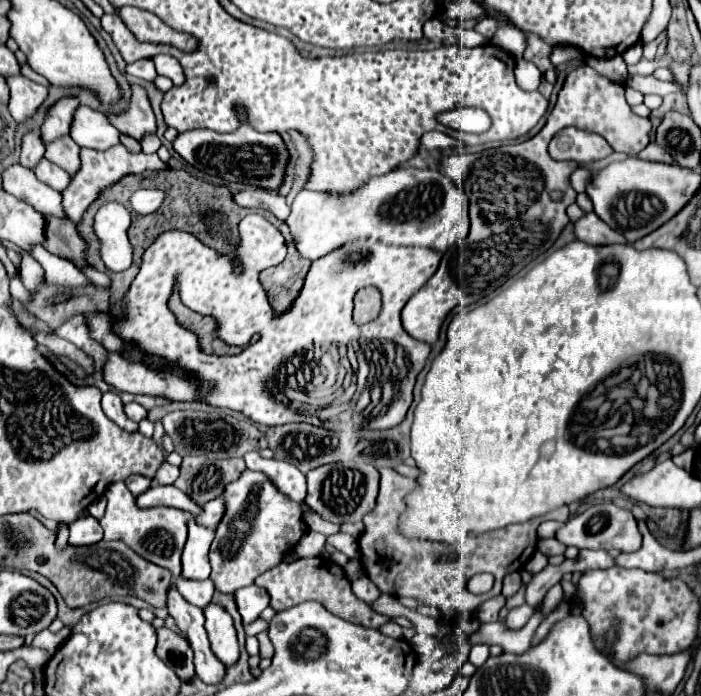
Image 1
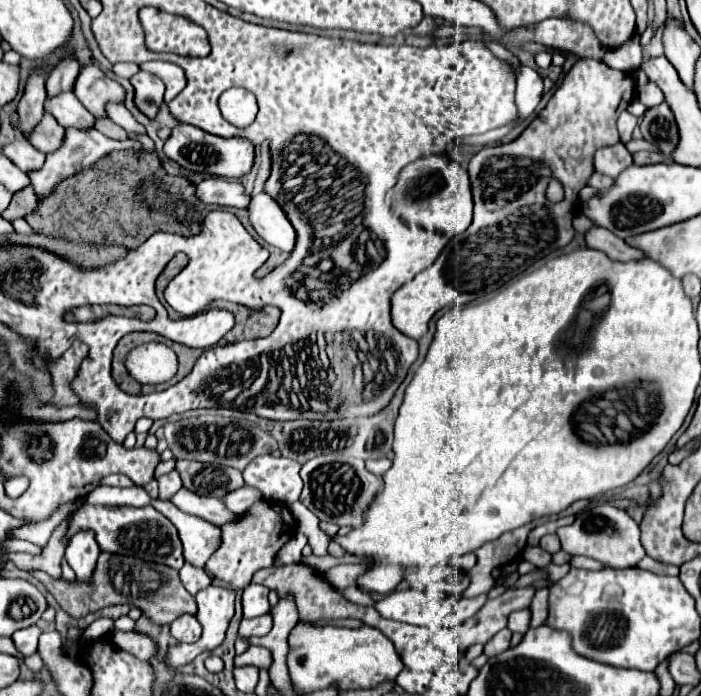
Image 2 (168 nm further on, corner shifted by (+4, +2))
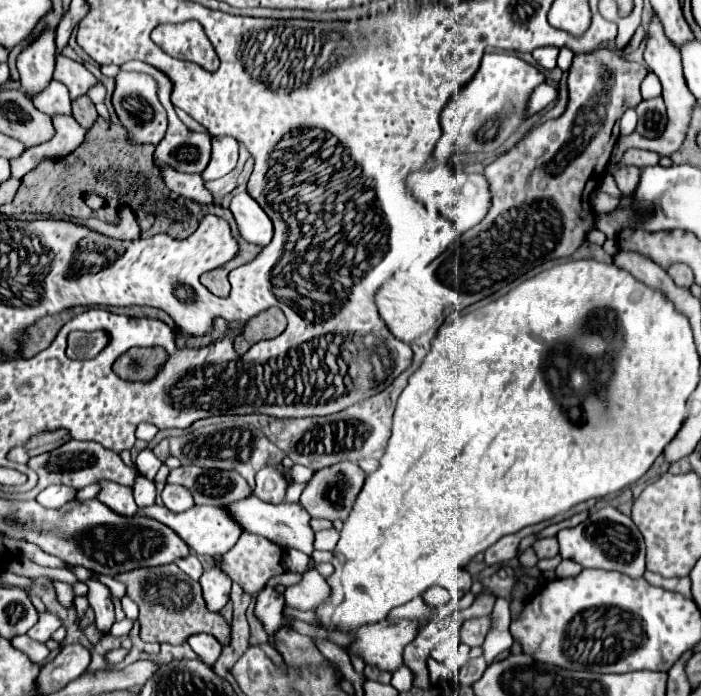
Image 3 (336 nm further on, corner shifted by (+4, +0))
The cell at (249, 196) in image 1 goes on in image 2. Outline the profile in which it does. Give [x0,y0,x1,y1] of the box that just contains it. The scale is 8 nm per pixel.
[196,177,250,207]

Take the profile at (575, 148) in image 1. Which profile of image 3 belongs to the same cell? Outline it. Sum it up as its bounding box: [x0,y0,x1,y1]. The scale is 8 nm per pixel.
[614,167,640,195]

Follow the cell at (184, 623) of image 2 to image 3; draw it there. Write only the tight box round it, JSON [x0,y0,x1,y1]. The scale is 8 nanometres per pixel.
[188,633,222,665]

